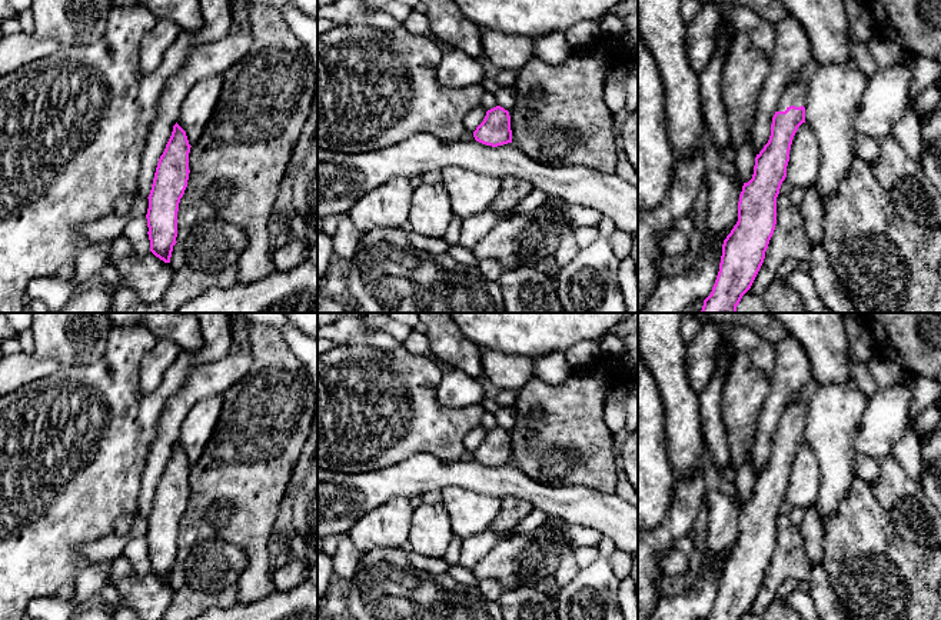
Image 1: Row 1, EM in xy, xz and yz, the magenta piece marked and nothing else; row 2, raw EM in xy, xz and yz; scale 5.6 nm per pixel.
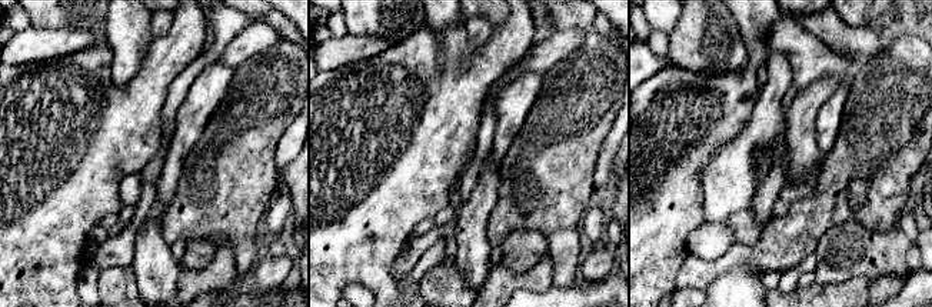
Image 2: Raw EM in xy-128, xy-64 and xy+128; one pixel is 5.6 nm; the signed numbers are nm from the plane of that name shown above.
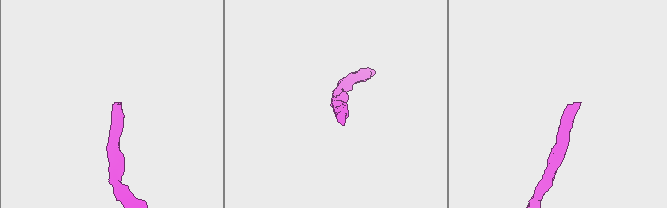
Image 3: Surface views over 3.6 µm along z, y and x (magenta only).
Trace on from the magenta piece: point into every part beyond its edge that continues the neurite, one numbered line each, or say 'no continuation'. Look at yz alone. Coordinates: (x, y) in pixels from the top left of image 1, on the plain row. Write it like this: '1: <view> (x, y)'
1: yz (794, 414)

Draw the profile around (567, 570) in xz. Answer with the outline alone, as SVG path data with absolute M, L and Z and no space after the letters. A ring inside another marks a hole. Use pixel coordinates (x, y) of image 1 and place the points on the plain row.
M568 551L562 556L558 569L553 573L555 583L562 587L569 583L578 573L579 567L575 561L573 551Z

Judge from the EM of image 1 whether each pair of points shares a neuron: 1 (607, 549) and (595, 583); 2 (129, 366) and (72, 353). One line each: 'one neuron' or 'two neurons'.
1: one neuron
2: two neurons

